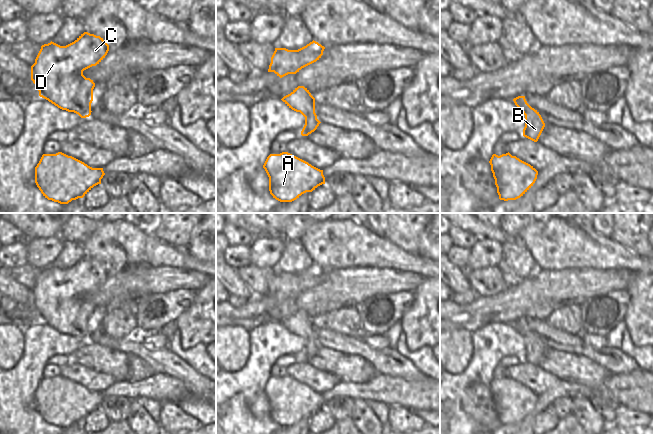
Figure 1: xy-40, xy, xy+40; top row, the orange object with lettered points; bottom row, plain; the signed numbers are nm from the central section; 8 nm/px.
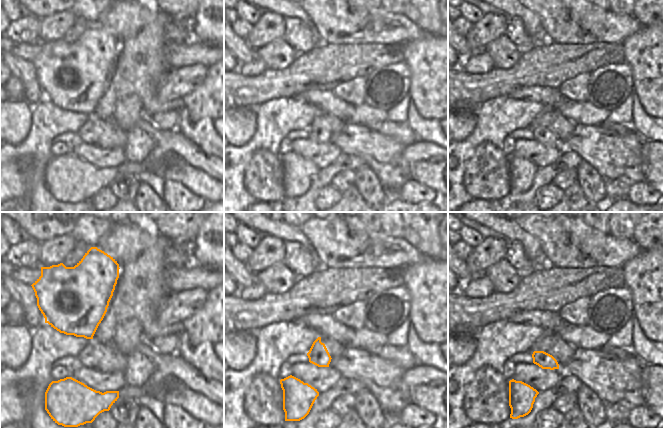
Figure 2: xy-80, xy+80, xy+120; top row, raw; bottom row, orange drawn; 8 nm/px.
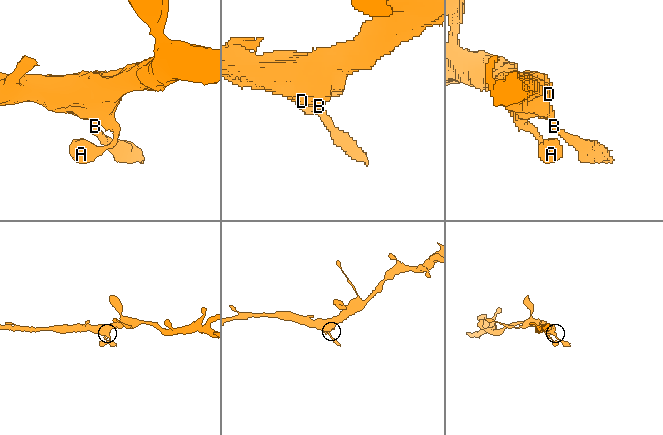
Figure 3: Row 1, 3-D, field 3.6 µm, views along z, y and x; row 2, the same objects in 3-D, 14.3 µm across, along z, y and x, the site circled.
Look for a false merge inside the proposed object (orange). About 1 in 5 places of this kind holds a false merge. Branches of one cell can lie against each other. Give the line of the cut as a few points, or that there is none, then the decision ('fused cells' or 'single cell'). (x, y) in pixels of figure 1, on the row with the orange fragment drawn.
cut none; single cell

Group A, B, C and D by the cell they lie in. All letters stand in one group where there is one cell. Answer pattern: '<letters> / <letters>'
A B C D

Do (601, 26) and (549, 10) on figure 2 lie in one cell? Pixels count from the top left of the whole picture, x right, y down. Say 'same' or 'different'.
same

